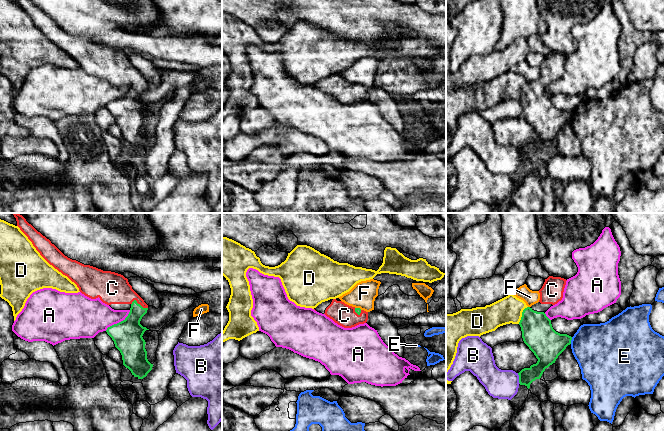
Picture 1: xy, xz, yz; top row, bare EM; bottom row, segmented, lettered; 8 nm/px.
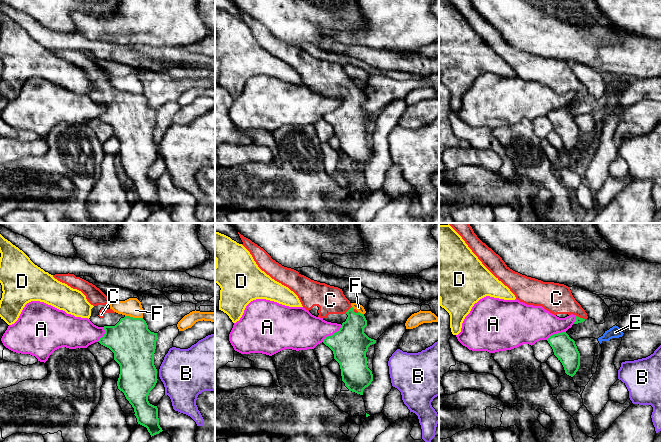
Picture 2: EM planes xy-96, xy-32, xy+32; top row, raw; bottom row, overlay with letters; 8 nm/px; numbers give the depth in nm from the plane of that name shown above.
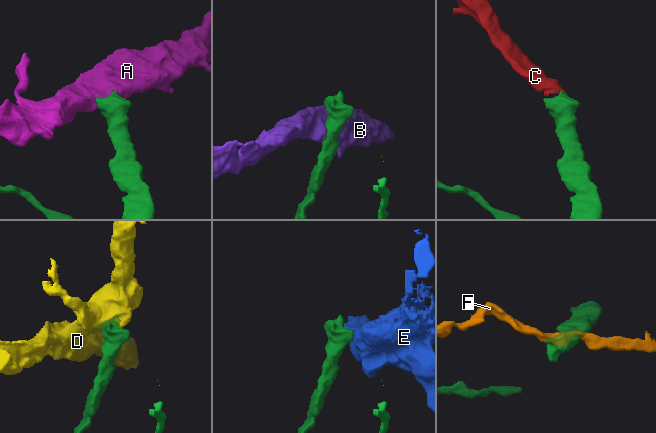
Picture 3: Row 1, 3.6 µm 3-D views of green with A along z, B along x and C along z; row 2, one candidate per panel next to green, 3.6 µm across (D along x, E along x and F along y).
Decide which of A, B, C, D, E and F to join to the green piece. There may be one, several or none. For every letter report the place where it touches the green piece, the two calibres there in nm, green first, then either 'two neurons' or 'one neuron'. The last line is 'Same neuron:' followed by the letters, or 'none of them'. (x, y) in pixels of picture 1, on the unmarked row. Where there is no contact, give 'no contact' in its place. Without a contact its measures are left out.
A: contact xy (119, 98); calibres 240 and 280 nm; two neurons
B: contact yz (519, 154); calibres 130 and 240 nm; two neurons
C: contact xy (139, 80); calibres 220 and 260 nm; one neuron
D: contact yz (522, 91); calibres 260 and 220 nm; two neurons
E: contact yz (571, 115); calibres 260 and 420 nm; two neurons
F: contact xz (358, 84); calibres 50 and 200 nm; two neurons
Same neuron: C

